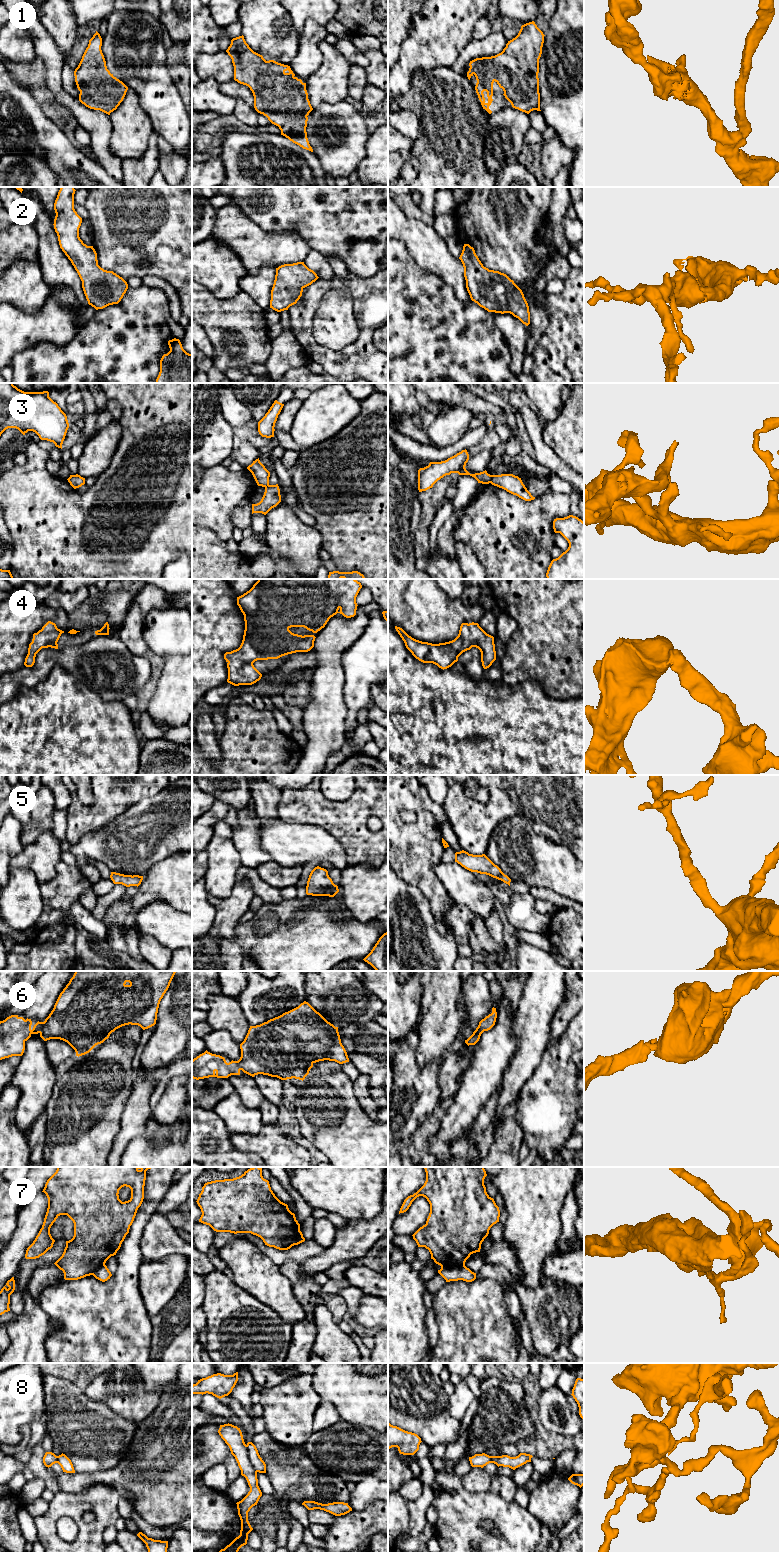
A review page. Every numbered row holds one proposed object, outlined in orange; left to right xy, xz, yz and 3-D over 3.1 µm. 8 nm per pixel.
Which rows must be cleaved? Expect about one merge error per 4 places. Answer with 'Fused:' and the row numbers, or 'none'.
Fused: 3, 7, 8

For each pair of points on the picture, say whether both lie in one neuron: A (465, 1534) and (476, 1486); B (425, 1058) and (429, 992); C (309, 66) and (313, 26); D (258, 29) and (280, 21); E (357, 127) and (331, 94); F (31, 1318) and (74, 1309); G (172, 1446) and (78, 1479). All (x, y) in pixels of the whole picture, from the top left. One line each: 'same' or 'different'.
A: different
B: same
C: same
D: same
E: different
F: different
G: same

